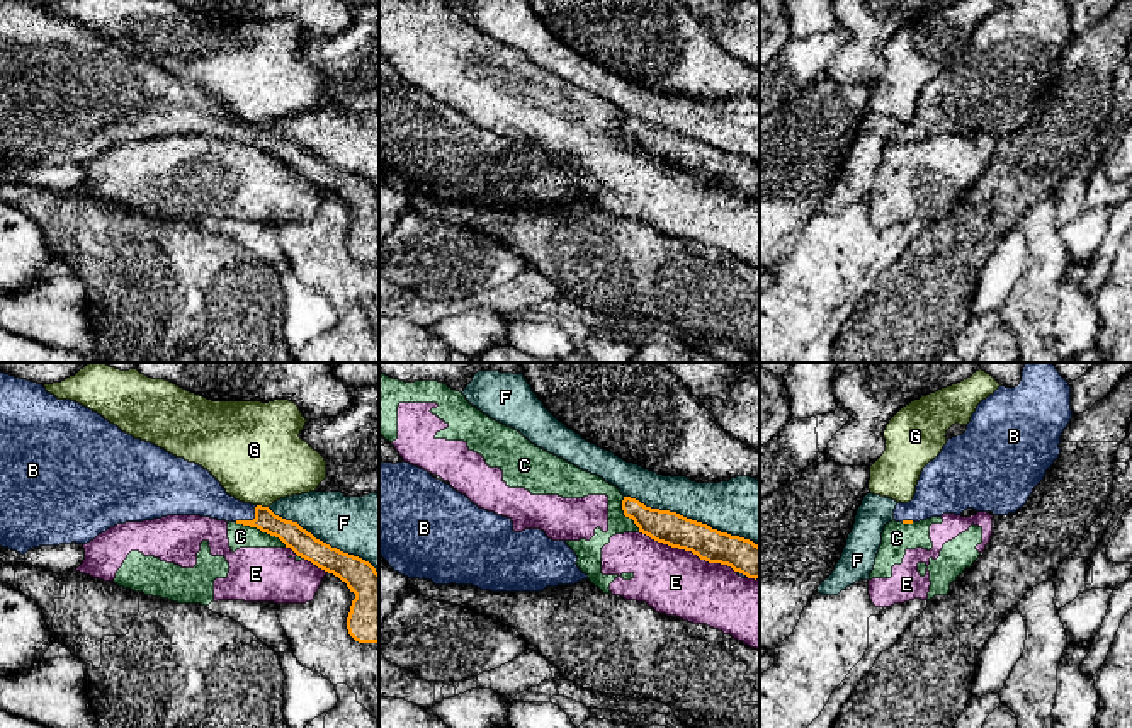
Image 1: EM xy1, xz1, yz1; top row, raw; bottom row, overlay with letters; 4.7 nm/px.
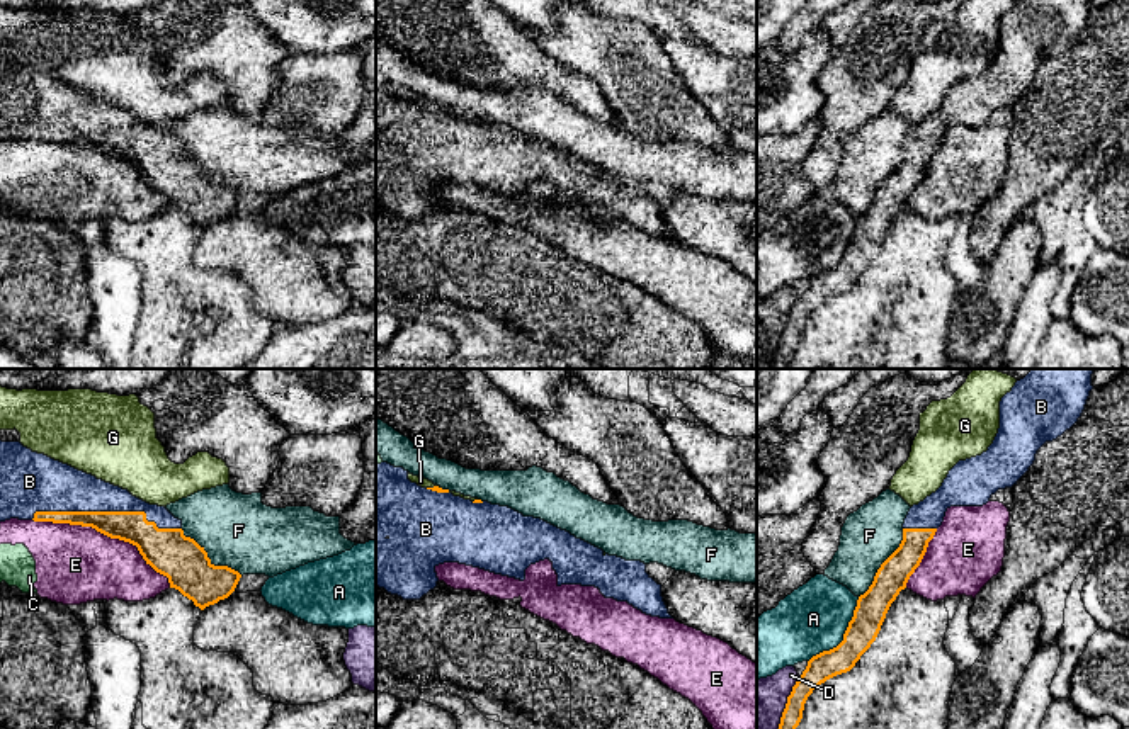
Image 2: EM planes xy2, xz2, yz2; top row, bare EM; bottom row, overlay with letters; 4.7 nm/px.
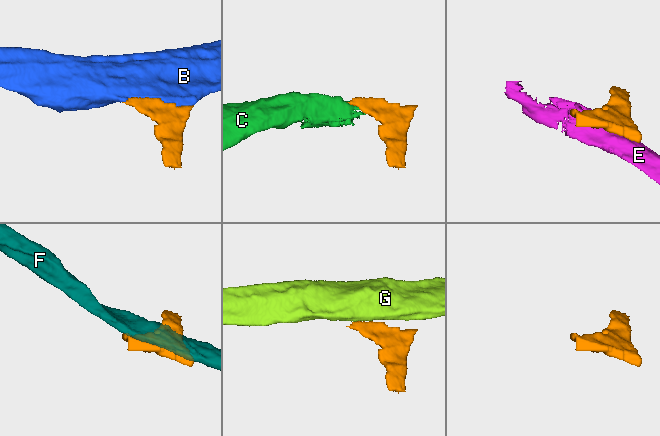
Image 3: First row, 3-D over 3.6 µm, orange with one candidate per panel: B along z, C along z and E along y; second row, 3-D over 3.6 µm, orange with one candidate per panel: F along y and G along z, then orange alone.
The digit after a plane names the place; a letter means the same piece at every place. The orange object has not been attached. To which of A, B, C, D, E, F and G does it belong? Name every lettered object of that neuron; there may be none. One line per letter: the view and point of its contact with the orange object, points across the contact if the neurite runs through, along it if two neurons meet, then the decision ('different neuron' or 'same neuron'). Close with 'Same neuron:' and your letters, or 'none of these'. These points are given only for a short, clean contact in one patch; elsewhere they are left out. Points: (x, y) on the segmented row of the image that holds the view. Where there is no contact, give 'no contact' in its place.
A: yz2 (844, 636) | different neuron
B: xy2 (107, 512) | same neuron
C: xy1 (260, 529) | along xy1 (235, 523), (255, 526), (274, 534), (286, 546) | different neuron
D: yz2 (788, 702) | different neuron
E: xy2 (106, 534) | different neuron
F: xz1 (690, 519) | different neuron
G: xy1 (260, 506) | along xy1 (257, 504), (267, 507) | different neuron
Same neuron: B

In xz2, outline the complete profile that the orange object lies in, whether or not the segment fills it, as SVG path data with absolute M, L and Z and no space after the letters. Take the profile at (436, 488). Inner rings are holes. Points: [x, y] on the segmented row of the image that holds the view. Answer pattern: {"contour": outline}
{"contour": "M388 462L376 466L376 586L384 588L388 593L398 595L403 600L420 600L437 586L439 578L435 568L444 562L459 562L524 581L525 569L544 559L553 562L553 569L558 574L558 586L595 586L605 598L627 602L646 615L673 619L663 602L661 585L646 573L644 562L609 556L566 530L541 518L524 517L508 506L491 505L481 500L464 500L439 486L422 488L408 479L408 471L403 467L394 467Z"}

